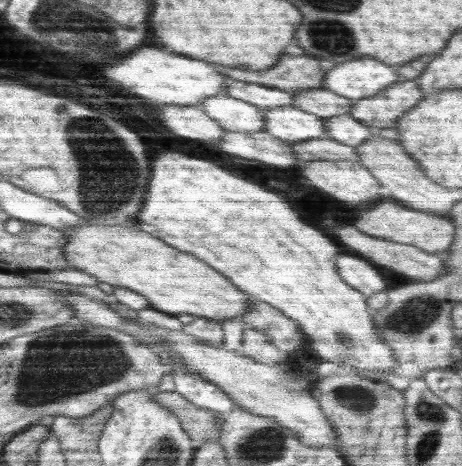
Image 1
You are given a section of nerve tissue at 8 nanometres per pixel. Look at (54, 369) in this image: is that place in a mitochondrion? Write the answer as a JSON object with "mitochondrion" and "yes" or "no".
{"mitochondrion":"yes"}

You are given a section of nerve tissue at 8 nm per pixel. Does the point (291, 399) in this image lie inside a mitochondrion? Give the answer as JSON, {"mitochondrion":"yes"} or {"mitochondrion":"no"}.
{"mitochondrion":"no"}

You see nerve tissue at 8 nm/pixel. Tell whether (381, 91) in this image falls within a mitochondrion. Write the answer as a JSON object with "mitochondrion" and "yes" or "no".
{"mitochondrion":"no"}

